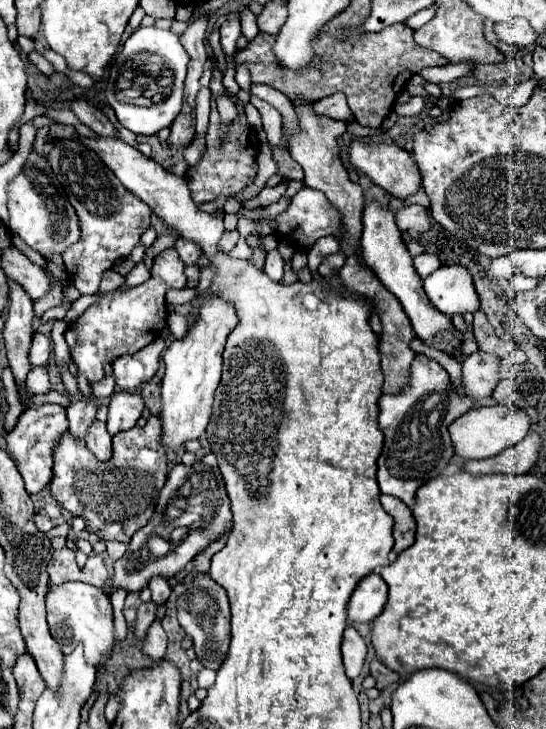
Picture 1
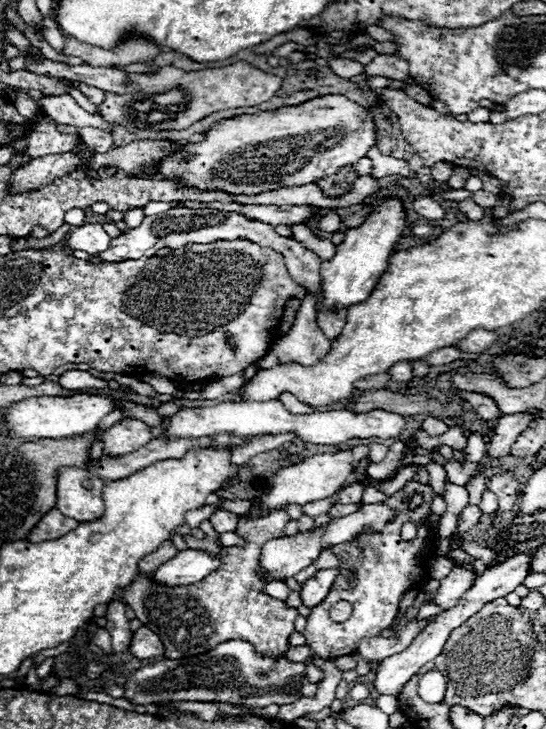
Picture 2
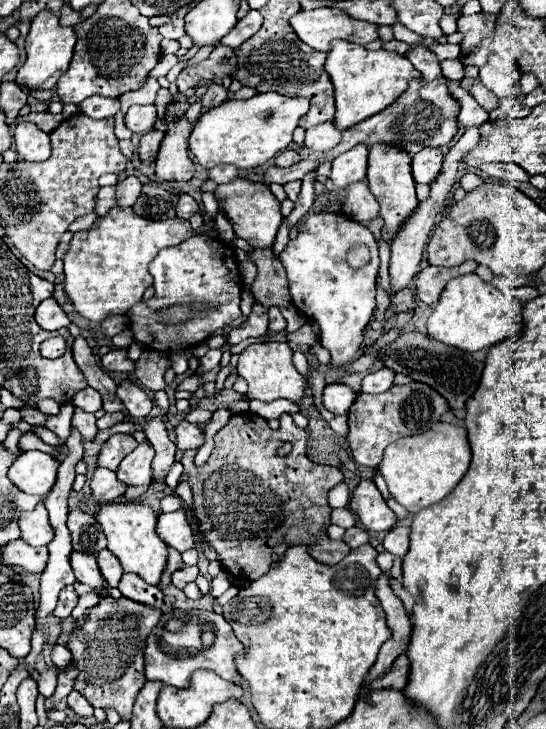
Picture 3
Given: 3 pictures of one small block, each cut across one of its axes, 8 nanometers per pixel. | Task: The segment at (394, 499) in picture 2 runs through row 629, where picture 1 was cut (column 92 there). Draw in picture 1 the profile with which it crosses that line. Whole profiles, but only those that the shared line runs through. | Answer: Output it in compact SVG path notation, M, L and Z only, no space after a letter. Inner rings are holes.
M174 248L160 252L154 258L154 266L150 270L150 278L134 288L118 288L114 292L104 294L104 298L92 304L76 322L68 326L64 332L66 344L72 354L72 362L78 368L78 376L86 376L90 384L100 382L104 378L104 364L112 364L116 358L124 354L134 354L144 346L152 344L156 336L166 328L166 302L164 294L168 288L184 288L186 286L184 264L178 258Z

